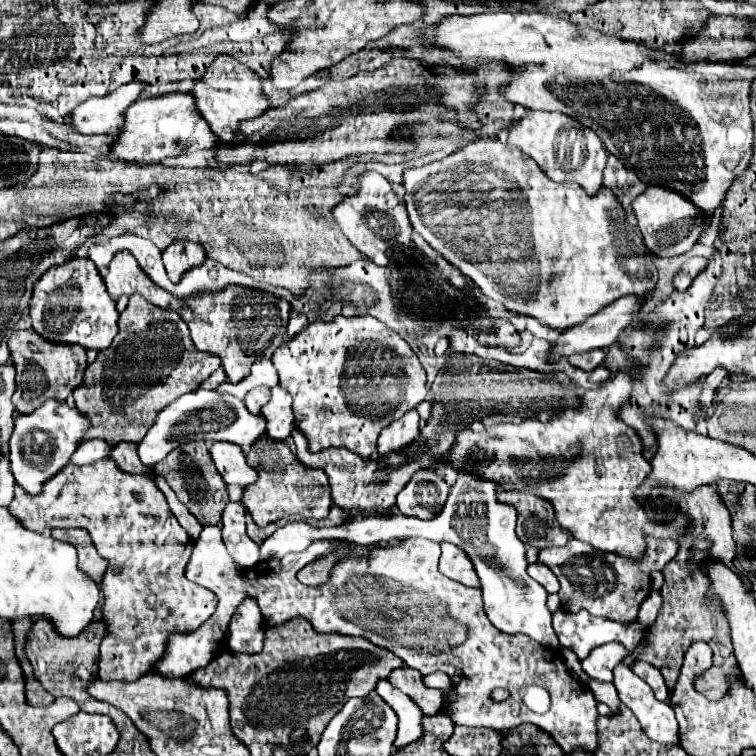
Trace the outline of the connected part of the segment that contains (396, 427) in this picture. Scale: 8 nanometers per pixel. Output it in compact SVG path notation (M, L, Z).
M412 410L412 412L406 412L400 420L394 420L392 424L388 424L388 428L380 432L378 448L376 448L378 454L372 454L372 458L382 460L390 452L396 452L402 446L410 444L418 436L418 422L420 422L420 416L416 410Z

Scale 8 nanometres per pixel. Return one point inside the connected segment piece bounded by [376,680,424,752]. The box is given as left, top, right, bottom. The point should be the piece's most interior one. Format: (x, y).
(410, 728)

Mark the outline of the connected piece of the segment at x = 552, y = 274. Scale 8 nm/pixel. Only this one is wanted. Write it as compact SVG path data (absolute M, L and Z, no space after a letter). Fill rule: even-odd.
M476 138L464 148L426 168L416 168L416 172L406 170L402 186L406 188L404 204L412 228L436 252L452 262L464 276L474 280L484 296L504 302L510 310L530 314L546 326L560 330L576 326L584 318L596 314L606 304L614 302L616 298L626 294L648 296L650 290L656 286L656 266L644 250L644 240L640 240L640 234L626 224L626 212L612 188L602 186L596 196L590 196L576 182L554 182L544 176L542 168L532 158L498 138ZM484 164L486 170L494 172L494 180L492 176L486 176L486 194L450 194L448 198L444 196L436 200L444 202L444 206L440 208L412 208L414 190L422 188L428 192L444 192L450 186L450 174L454 174L454 170L462 166Z

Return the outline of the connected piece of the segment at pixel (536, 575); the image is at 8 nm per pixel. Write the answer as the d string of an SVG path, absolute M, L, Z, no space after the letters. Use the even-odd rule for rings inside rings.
M540 562L530 564L530 566L528 566L528 574L530 574L538 584L542 584L542 586L546 588L546 592L558 592L560 584L558 584L556 576L552 574L552 570L546 568L544 564L540 564Z

